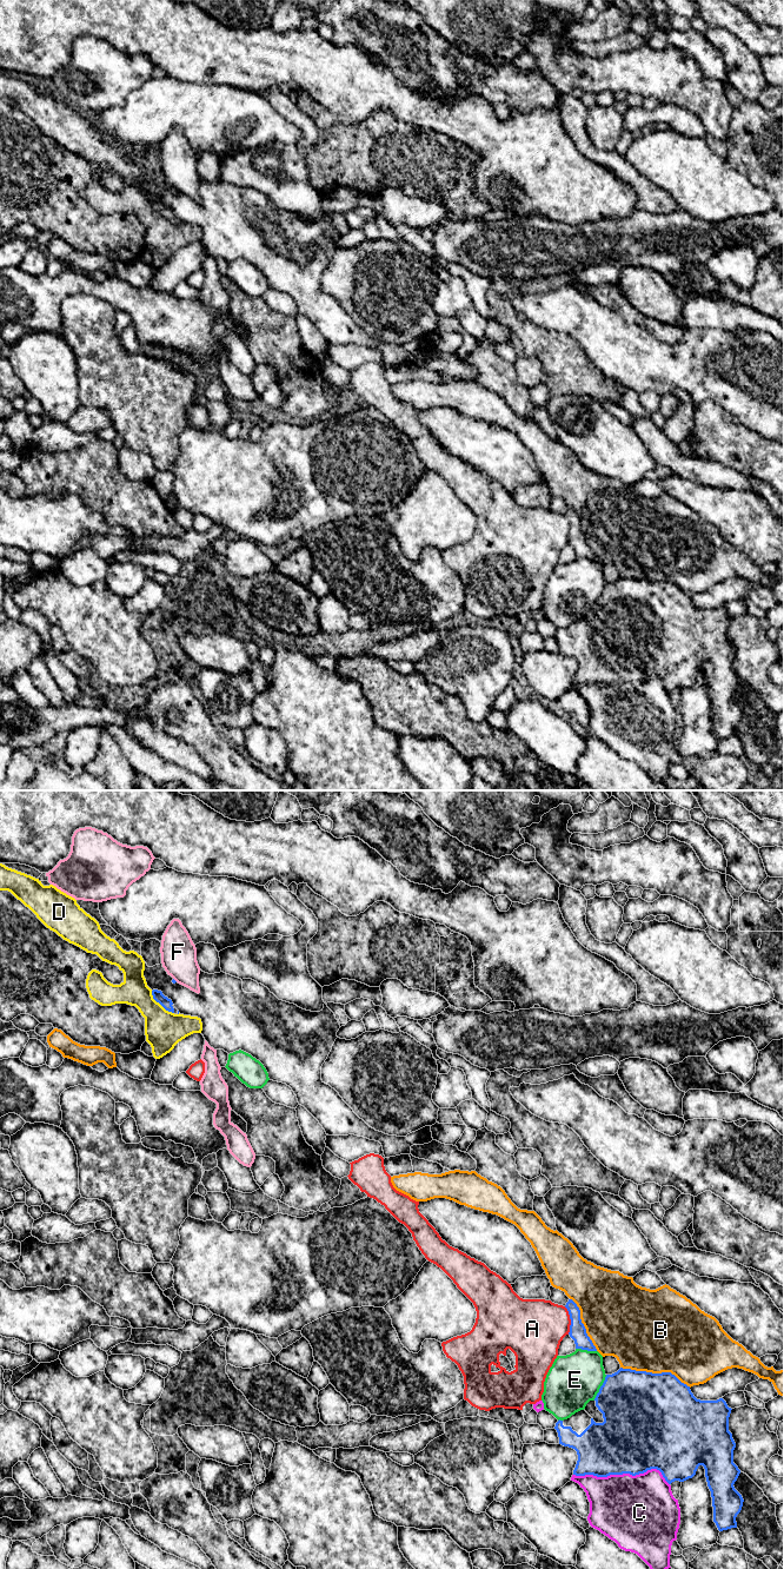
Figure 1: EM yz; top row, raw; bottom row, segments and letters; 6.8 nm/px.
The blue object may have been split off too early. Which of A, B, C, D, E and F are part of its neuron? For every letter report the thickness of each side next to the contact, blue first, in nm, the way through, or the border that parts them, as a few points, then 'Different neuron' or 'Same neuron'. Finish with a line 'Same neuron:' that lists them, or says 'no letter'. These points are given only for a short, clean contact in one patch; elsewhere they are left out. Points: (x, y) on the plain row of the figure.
A: Thickness 110 nm (blue) against 380 nm. Different neuron
B: Thickness 500 nm (blue) against 480 nm. Different neuron
C: Thickness 480 nm (blue) against 460 nm. Different neuron
D: Thickness 70 nm (blue) against 260 nm. Different neuron
E: Thickness 440 nm (blue) against 360 nm. Different neuron
F: Thickness 20 nm (blue) against 240 nm. Different neuron
Same neuron: no letter

